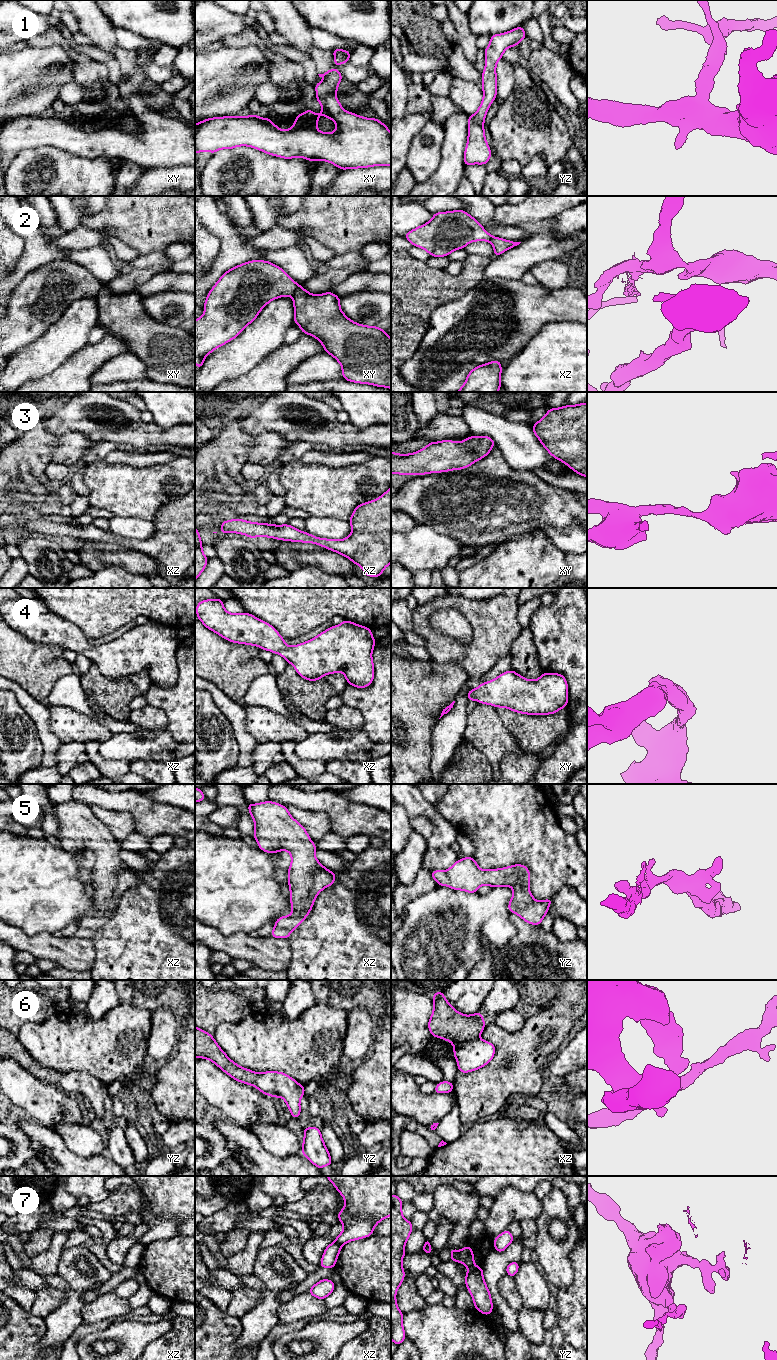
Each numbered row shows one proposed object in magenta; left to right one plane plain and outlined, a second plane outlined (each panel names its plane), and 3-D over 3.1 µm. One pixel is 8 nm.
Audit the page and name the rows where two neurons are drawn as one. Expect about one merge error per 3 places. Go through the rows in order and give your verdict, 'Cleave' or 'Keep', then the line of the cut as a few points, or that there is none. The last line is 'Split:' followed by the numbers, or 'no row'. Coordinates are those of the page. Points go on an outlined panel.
1: Keep. No split
2: Cleave. Split along xy (299, 285), (292, 297)
3: Keep. No split
4: Keep. No split
5: Keep. No split
6: Cleave. Split along xz (478, 1037), (472, 1040), (458, 1040), (452, 1043)
7: Cleave. Split along yz (459, 1251), (456, 1261)
Split: 2, 6, 7

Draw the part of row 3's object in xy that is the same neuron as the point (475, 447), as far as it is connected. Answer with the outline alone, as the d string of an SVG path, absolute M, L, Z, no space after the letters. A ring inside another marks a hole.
M471 436L461 442L454 442L453 440L429 442L425 448L410 454L398 454L391 451L391 474L419 476L461 470L487 456L493 446L496 444L489 436Z

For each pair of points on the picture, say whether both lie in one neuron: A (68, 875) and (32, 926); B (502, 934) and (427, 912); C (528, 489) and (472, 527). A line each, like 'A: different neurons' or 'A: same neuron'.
A: same neuron
B: same neuron
C: same neuron

